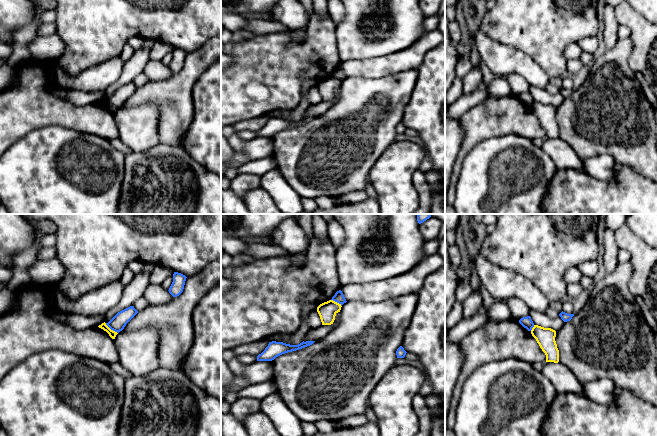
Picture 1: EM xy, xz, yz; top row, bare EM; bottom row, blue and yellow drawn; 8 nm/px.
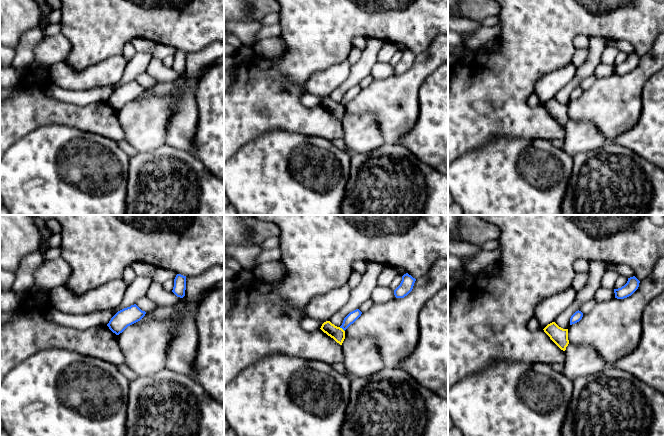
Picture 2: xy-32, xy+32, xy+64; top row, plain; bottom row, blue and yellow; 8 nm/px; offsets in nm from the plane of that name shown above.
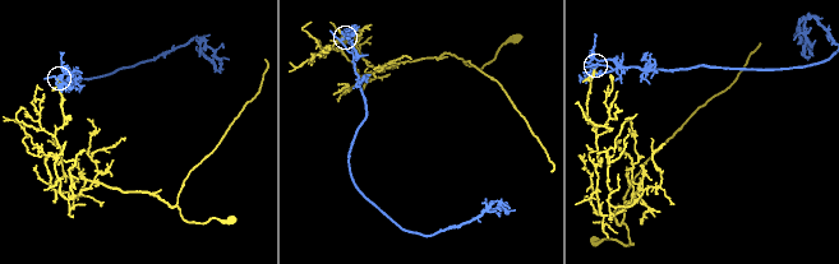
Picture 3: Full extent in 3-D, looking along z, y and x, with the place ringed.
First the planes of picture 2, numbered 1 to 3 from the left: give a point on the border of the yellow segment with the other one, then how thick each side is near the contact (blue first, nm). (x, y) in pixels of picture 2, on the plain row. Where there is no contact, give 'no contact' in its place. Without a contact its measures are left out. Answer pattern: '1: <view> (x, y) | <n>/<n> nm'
1: no contact
2: xy+32 (342, 104) | 80/110 nm
3: no contact

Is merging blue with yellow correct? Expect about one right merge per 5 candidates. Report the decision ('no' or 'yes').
no

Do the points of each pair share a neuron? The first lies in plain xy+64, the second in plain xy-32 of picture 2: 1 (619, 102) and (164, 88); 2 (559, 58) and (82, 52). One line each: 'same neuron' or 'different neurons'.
1: same neuron
2: same neuron

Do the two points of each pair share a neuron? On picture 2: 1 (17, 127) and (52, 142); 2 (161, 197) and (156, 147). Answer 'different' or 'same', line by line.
1: different
2: same

